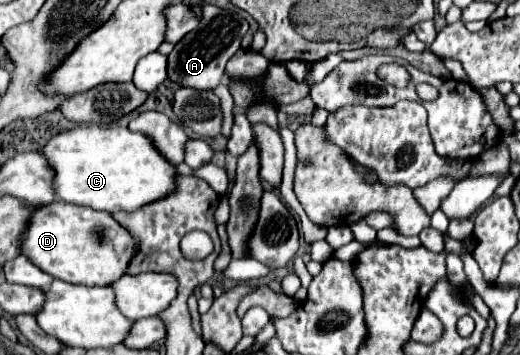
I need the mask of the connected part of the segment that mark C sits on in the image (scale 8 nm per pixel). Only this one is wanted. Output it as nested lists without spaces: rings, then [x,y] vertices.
[[[84,125],[70,131],[64,131],[48,141],[42,149],[50,159],[50,167],[54,169],[54,189],[56,197],[62,201],[70,201],[76,205],[86,205],[96,211],[136,211],[148,203],[164,199],[176,191],[176,165],[172,165],[152,143],[146,133],[130,131],[128,127],[100,127],[100,125]]]

